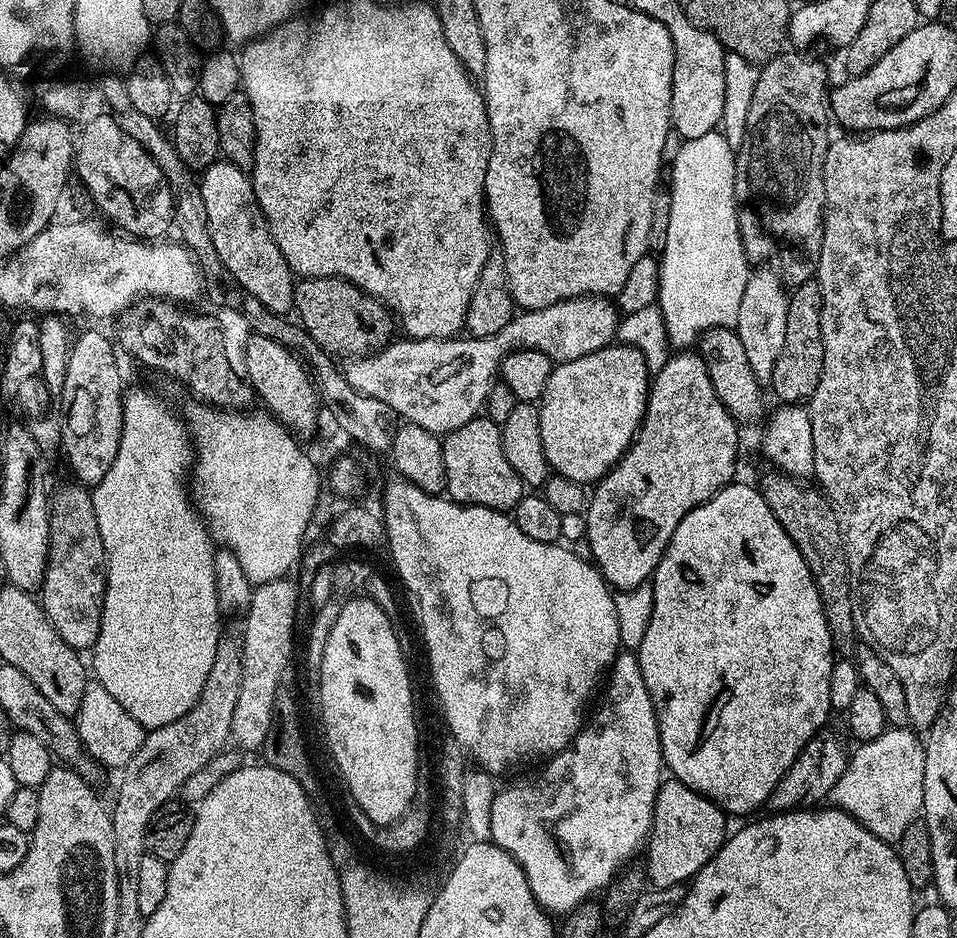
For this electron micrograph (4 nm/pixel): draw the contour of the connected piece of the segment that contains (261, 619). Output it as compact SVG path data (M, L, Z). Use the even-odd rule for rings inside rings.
M281 578L255 585L252 601L246 609L242 631L242 686L238 686L238 702L234 705L231 739L240 748L260 750L271 728L275 692L285 679L288 659L292 656L292 635L298 621L295 616L298 588L291 579Z

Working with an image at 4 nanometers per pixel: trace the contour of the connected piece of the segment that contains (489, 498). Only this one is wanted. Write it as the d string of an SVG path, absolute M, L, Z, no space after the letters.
M484 414L476 416L466 426L458 426L443 437L444 465L446 466L446 492L457 504L478 508L492 508L507 513L526 495L526 485L518 478L514 466L506 462L506 450L502 450L500 425Z

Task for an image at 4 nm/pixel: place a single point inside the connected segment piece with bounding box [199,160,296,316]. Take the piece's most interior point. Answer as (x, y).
(239, 231)

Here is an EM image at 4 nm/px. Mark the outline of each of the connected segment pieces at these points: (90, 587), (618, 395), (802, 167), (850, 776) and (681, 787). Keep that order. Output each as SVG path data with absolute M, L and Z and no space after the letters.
M71 482L60 488L50 500L49 558L43 574L43 584L38 589L38 599L44 605L46 618L62 634L62 642L77 650L90 650L96 644L98 630L102 626L102 610L106 594L106 565L102 534L98 534L98 518L94 518L94 502L91 491L79 483Z
M613 342L602 350L594 350L590 354L586 354L582 358L574 358L573 360L565 360L557 363L552 369L550 378L546 382L546 390L541 394L538 401L540 409L540 421L542 422L542 450L548 459L549 469L555 475L565 476L574 482L585 486L595 485L597 480L603 478L617 462L624 457L624 451L632 445L636 439L636 432L640 429L640 424L644 420L644 411L648 405L648 390L650 387L650 373L647 368L646 358L638 349L632 348L628 344Z
M800 50L788 51L781 51L779 56L759 69L754 98L747 115L745 137L735 153L736 213L742 246L749 261L756 266L773 264L785 285L799 286L815 277L824 237L824 159L830 143L830 104L826 99L826 88L824 92L827 70L814 57L808 56L812 54Z
M892 726L878 738L863 741L859 745L860 749L849 755L846 770L842 778L838 778L830 797L835 807L853 816L863 828L870 830L870 834L882 838L893 846L899 845L902 834L906 834L906 826L917 823L924 811L924 744L921 737L919 740L915 735L919 736L911 727Z
M665 779L656 795L652 829L646 841L648 857L643 867L647 883L656 890L675 884L687 885L724 844L724 820L726 814L714 801L706 799L701 792L690 790L690 786L678 779Z

